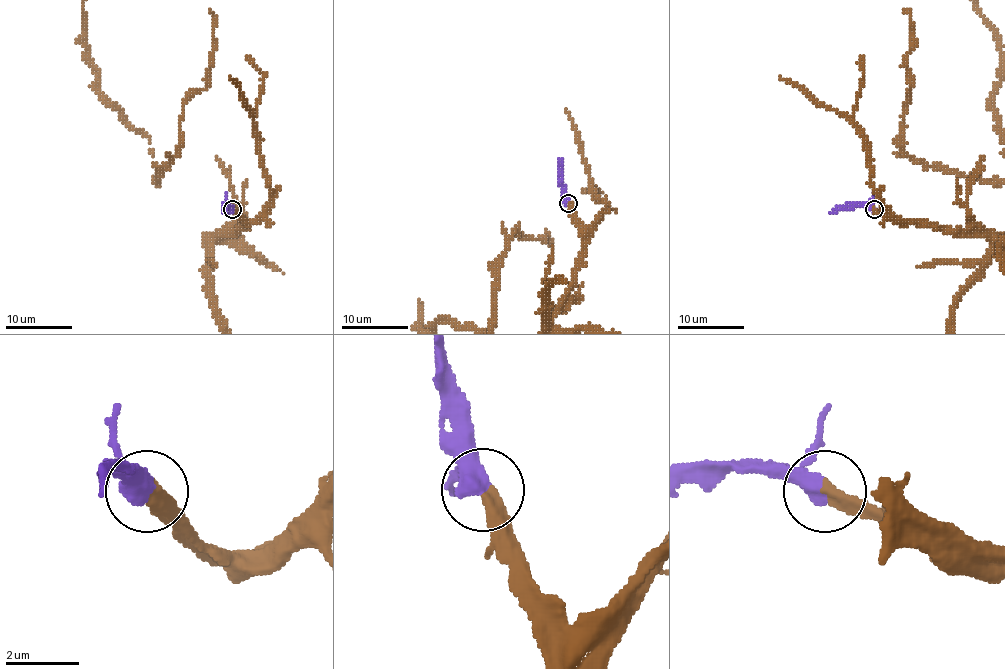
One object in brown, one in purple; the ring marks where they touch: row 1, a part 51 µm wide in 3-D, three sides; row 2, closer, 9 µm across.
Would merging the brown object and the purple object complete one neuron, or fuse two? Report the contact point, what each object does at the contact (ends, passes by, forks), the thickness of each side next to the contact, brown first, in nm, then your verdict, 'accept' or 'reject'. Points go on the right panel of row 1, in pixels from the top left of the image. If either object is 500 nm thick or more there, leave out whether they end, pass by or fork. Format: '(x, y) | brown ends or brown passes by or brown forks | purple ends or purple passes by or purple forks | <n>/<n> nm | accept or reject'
(874, 209) | brown ends | purple passes by | 400/420 nm | accept

